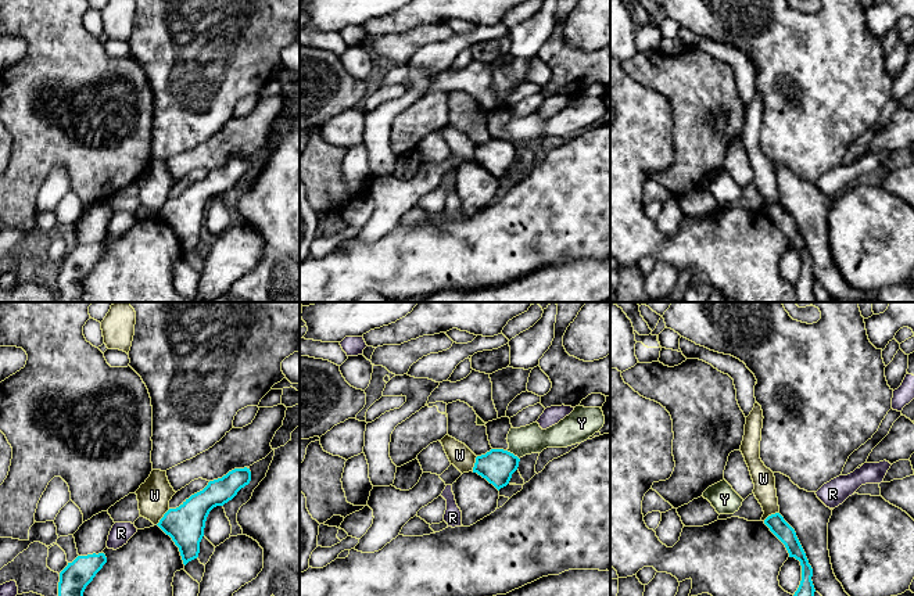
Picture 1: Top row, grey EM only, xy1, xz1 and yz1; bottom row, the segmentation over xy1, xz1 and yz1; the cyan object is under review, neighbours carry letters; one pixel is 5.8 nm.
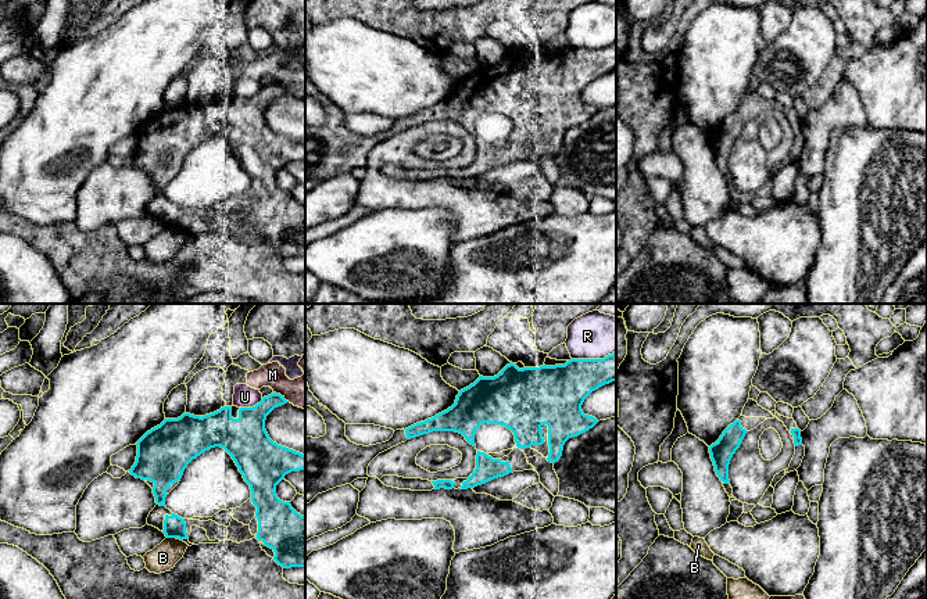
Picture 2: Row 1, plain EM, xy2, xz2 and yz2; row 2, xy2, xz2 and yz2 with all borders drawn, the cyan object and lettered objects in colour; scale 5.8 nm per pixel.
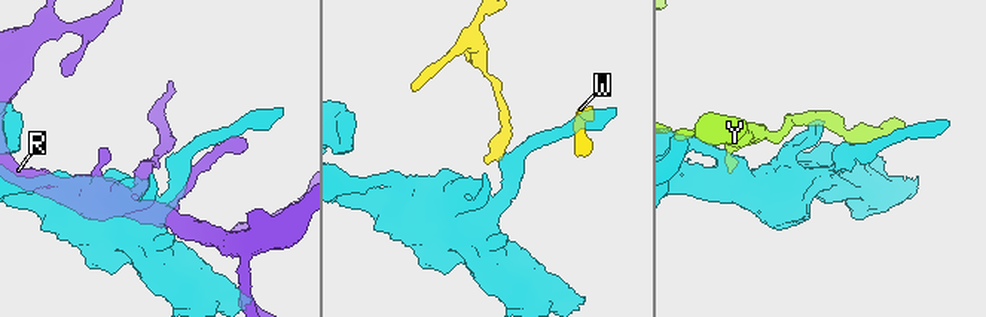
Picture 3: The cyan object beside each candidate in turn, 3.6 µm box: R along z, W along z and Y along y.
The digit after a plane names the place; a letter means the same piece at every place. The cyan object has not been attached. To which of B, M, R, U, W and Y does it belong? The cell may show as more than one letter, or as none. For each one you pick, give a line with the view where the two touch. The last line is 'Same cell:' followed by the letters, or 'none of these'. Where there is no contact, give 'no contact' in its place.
Same cell: none of these

